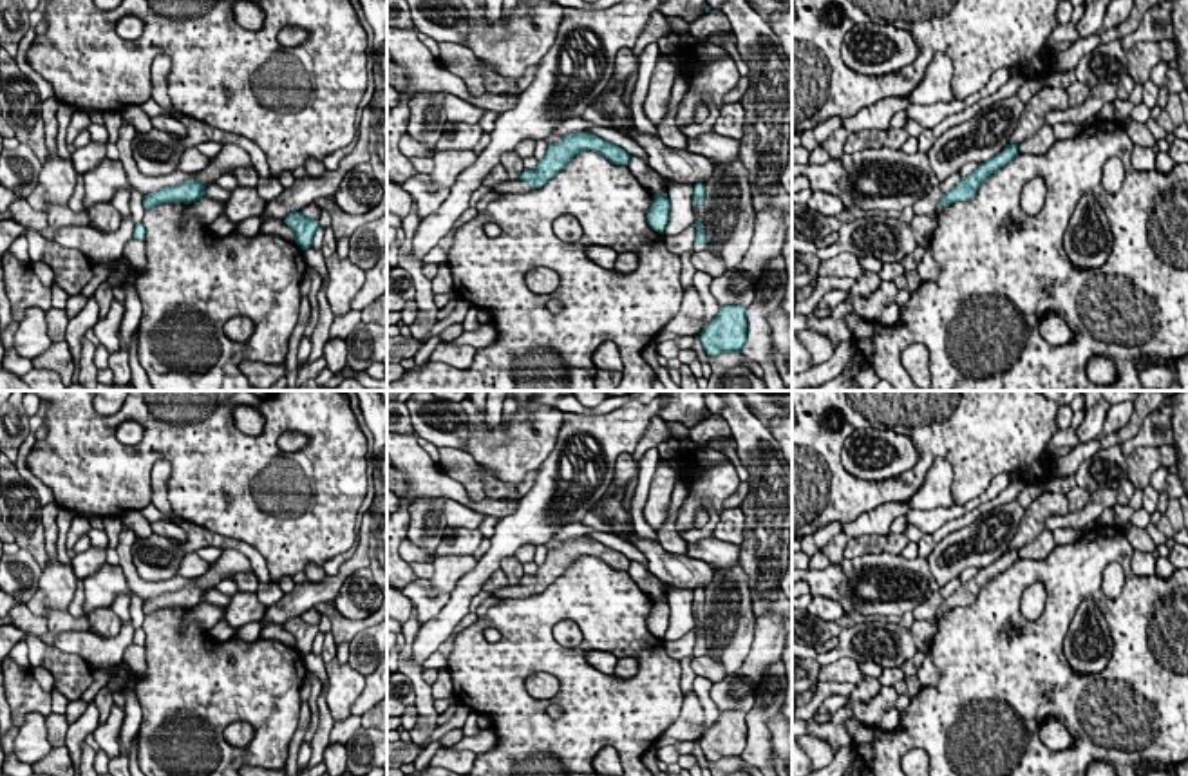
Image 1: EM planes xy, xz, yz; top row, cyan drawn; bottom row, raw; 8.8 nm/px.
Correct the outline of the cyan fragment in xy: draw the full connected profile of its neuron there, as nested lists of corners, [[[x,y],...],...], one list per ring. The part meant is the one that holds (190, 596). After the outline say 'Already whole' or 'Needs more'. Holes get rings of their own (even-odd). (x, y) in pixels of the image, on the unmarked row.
[[[193,584],[184,586],[179,591],[166,591],[166,593],[157,595],[156,599],[143,601],[143,613],[150,615],[165,608],[190,610],[192,606],[203,604],[204,593],[206,590],[197,588]]]. Already whole

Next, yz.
[[[1007,550],[996,563],[980,568],[975,577],[962,582],[948,599],[942,599],[940,611],[946,613],[953,608],[971,606],[980,590],[996,575],[1004,573],[1018,559],[1018,550]]]. Already whole

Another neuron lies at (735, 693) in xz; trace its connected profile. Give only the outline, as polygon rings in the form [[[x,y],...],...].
[[[781,591],[776,602],[756,619],[754,640],[741,667],[712,684],[711,700],[723,711],[749,713],[754,707],[756,686],[763,673],[781,658],[785,648],[785,615],[792,611],[792,601]]]

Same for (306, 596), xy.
[[[372,508],[363,514],[358,548],[354,555],[345,561],[336,575],[325,575],[320,582],[307,581],[304,584],[295,584],[291,593],[286,593],[278,602],[266,608],[262,624],[286,624],[289,619],[302,617],[304,611],[315,608],[320,602],[333,602],[338,595],[342,582],[360,568],[369,568],[369,539],[371,539],[371,523]]]

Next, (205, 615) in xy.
[[[197,604],[184,611],[184,624],[195,622],[199,629],[210,635],[210,629],[222,619],[224,606]]]

